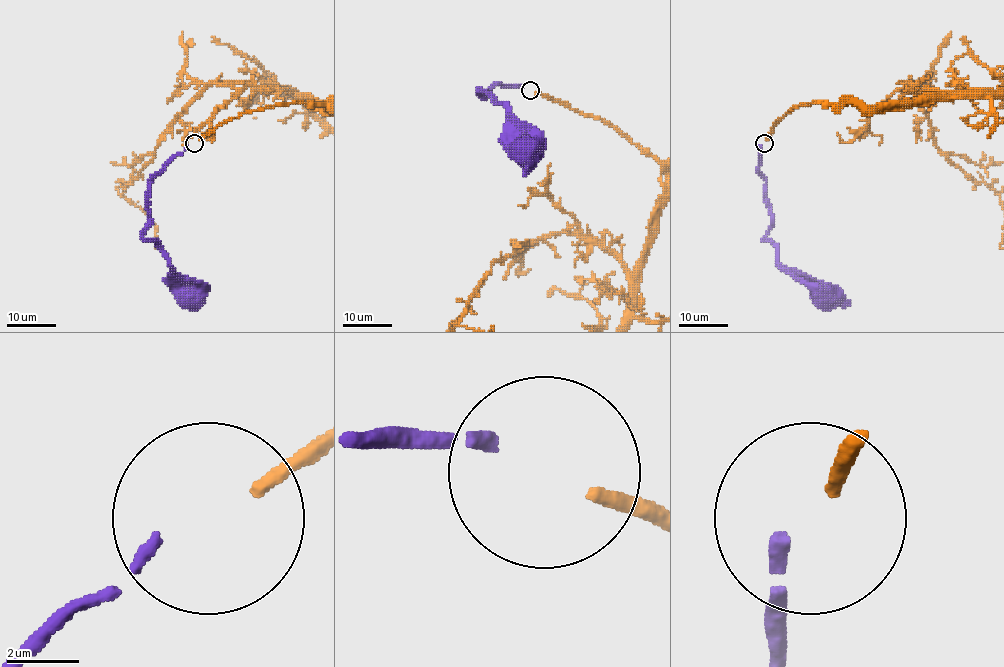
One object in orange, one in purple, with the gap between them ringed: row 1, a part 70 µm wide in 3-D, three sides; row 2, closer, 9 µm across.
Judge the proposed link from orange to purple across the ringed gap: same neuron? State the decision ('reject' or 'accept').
accept

